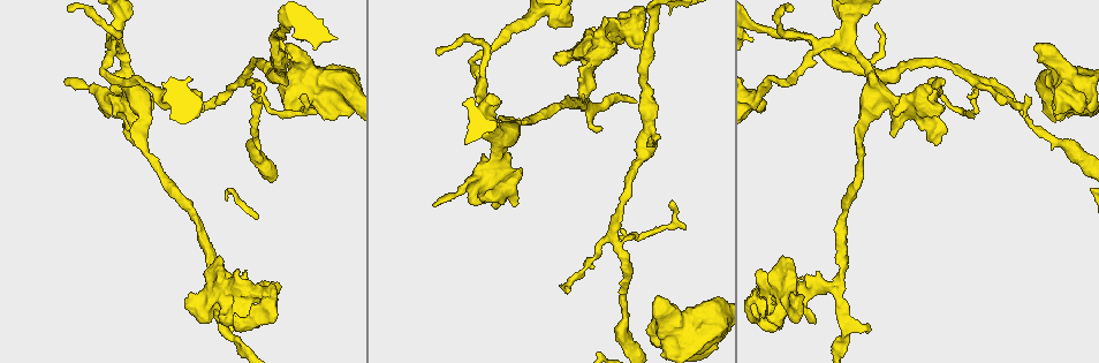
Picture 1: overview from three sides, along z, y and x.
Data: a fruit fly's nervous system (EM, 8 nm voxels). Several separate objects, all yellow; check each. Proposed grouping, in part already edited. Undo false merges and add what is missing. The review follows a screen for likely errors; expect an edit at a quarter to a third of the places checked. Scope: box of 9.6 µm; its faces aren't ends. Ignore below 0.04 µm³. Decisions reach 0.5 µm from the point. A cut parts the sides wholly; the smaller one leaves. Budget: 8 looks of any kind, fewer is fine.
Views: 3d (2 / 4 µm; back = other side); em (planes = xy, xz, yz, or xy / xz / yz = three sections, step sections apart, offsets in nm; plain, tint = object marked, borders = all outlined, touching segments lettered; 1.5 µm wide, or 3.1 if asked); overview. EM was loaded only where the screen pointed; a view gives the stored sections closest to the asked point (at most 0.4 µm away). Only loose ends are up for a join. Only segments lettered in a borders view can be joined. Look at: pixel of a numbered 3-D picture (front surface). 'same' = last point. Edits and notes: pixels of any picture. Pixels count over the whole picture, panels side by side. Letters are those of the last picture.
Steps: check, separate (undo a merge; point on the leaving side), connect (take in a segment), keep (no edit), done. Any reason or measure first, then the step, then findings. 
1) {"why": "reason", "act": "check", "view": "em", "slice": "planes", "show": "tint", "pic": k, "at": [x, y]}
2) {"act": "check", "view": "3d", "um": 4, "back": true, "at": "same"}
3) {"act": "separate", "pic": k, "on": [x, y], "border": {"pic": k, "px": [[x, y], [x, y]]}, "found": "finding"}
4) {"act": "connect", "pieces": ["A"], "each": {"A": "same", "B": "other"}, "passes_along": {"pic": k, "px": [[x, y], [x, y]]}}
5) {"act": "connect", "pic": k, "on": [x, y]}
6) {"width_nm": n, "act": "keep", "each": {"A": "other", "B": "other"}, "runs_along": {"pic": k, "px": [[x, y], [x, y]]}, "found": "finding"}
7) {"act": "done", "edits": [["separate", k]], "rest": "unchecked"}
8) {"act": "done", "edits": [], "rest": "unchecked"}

{"why": "a narrow waist", "act": "check", "view": "3d", "um": 2, "pic": 1, "at": [837, 283]}

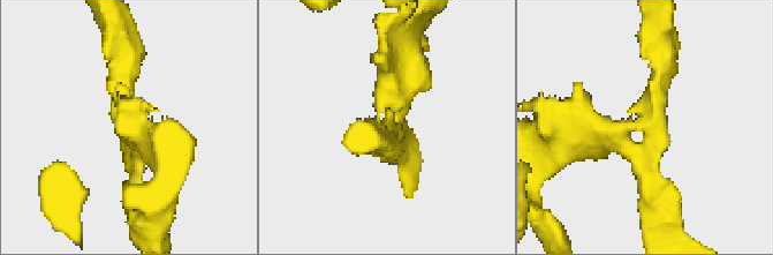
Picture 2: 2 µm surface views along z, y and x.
{"arms": 3, "arm_widths_nm": [180, 190, 220], "why": "need the tissue", "act": "check", "view": "em", "slice": "planes", "show": "borders", "pic": 2, "at": [388, 127]}

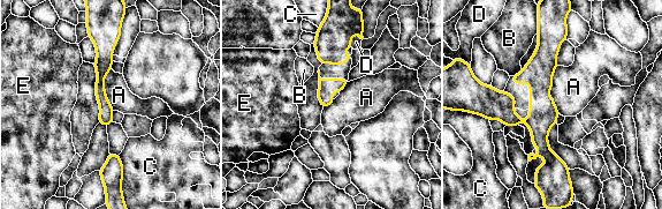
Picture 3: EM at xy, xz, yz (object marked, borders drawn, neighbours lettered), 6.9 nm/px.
{"longest_contact_nm": ["A", 340], "act": "keep", "each": {"A": "other", "B": "other", "C": "other", "D": "other", "E": "other"}, "border": {"pic": 3, "px": [[557, 65], [552, 99], [558, 112]]}, "found": "all the same neuron"}

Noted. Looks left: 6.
{"why": "tapers out", "act": "check", "view": "em", "slice": "xz", "step": 8, "show": "tint", "pic": 1, "at": [674, 202]}

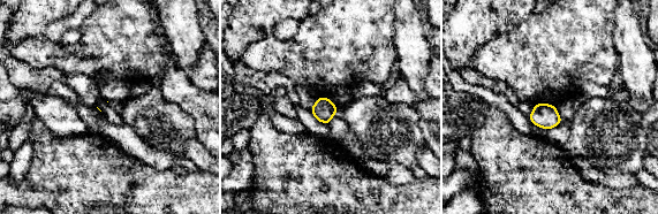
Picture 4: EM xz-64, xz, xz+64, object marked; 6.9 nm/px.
{"act": "check", "view": "em", "slice": "planes", "show": "tint", "at": "same"}

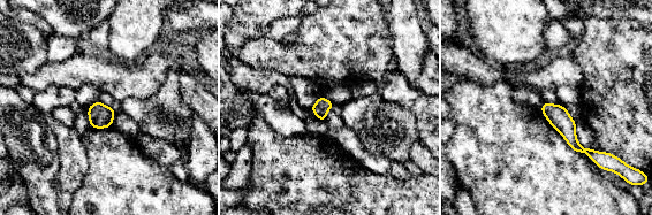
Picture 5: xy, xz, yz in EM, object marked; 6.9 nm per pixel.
{"act": "check", "view": "em", "slice": "planes", "show": "borders", "at": "same"}

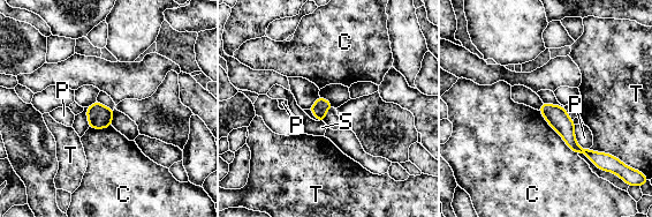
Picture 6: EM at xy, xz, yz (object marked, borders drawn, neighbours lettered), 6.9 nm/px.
{"act": "keep", "each": {"C": "other", "P": "other", "S": "other", "T": "other"}, "runs_along": {"pic": 6, "px": [[544, 107], [580, 150], [593, 155]]}, "found": "no lettered segment goes on from it"}

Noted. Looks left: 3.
{"why": "free end", "act": "check", "view": "3d", "um": 4, "pic": 1, "at": [942, 81]}

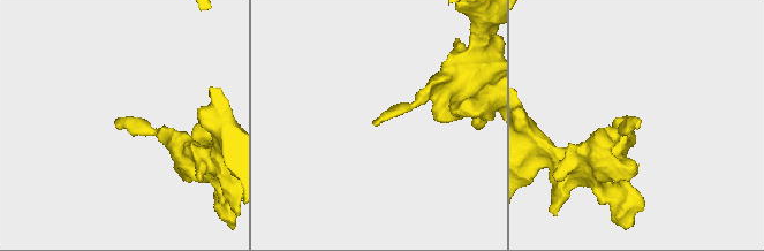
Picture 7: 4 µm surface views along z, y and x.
{"act": "check", "view": "em", "slice": "planes", "show": "borders", "pic": 7, "at": [637, 124]}

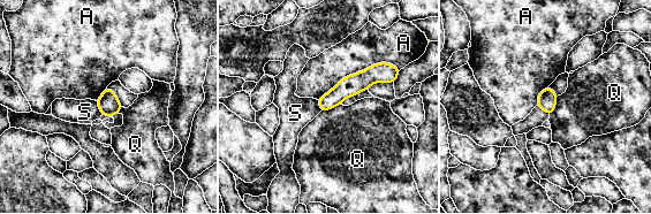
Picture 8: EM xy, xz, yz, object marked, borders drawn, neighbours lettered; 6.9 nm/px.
{"width_nm": 130, "act": "keep", "each": {"A": "other", "Q": "other", "S": "other"}, "runs_along": {"pic": 8, "px": [[387, 68], [347, 86], [323, 106]]}, "found": "none of them fits"}

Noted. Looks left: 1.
{"act": "done", "edits": [], "rest": "unchecked"}

